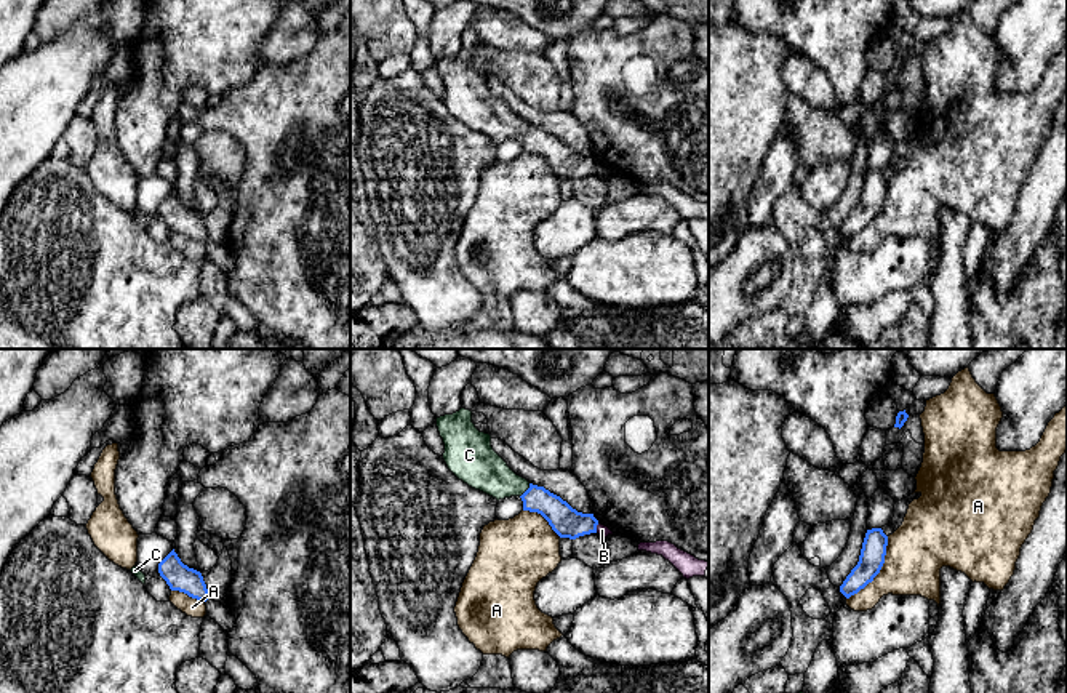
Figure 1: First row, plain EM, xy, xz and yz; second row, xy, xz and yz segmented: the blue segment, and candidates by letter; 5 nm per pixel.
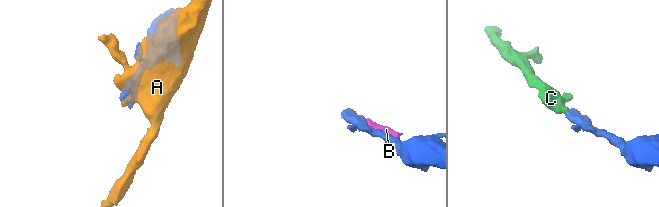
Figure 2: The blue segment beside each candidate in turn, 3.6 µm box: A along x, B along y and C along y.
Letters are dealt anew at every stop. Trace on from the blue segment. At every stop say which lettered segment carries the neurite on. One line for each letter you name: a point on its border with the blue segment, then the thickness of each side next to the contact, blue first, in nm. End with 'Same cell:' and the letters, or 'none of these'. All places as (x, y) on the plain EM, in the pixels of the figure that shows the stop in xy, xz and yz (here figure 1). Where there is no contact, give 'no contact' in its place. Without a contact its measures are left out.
C: contact xz (527, 132); calibres 150 and 220 nm
Same cell: C

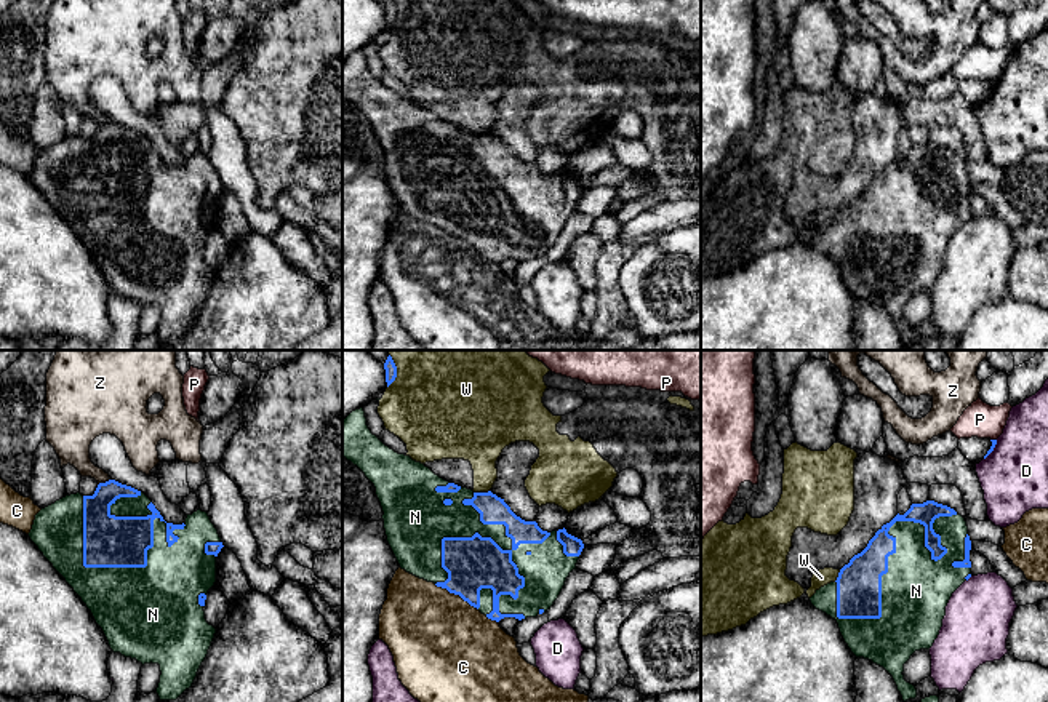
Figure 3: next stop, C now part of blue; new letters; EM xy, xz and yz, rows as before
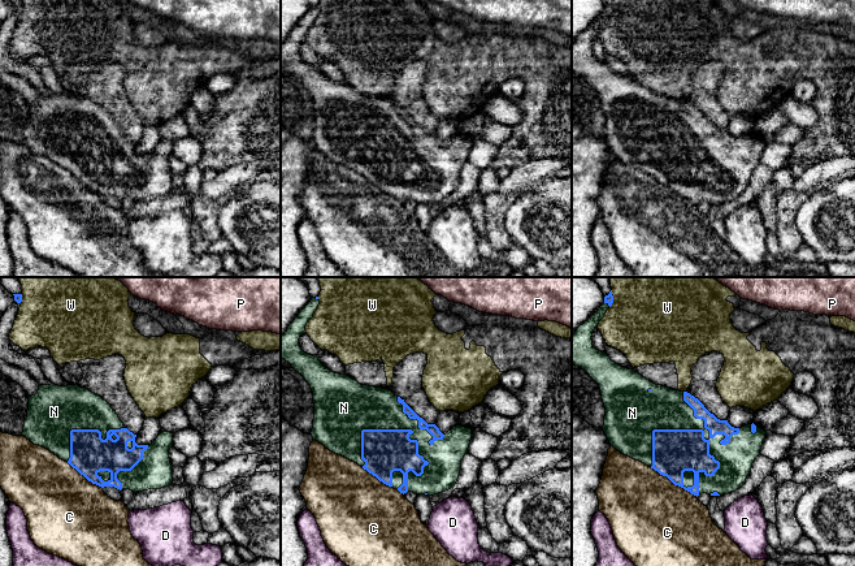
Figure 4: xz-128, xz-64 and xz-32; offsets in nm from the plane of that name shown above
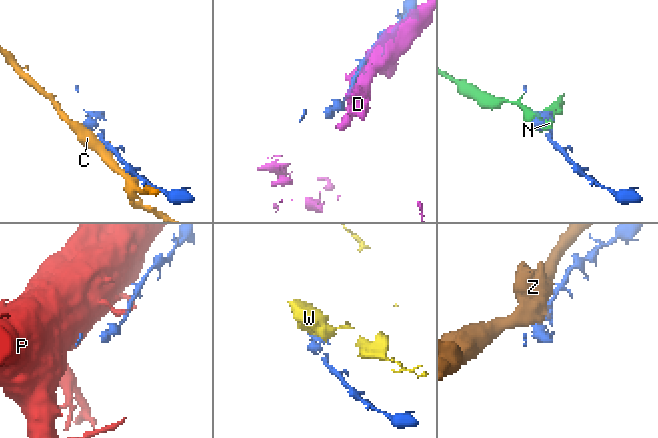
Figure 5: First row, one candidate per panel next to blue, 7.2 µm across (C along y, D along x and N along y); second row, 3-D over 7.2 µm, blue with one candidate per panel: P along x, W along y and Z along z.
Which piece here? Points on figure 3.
N: contact xz (511, 202); calibres 280 and 220 nm
Same cell: N

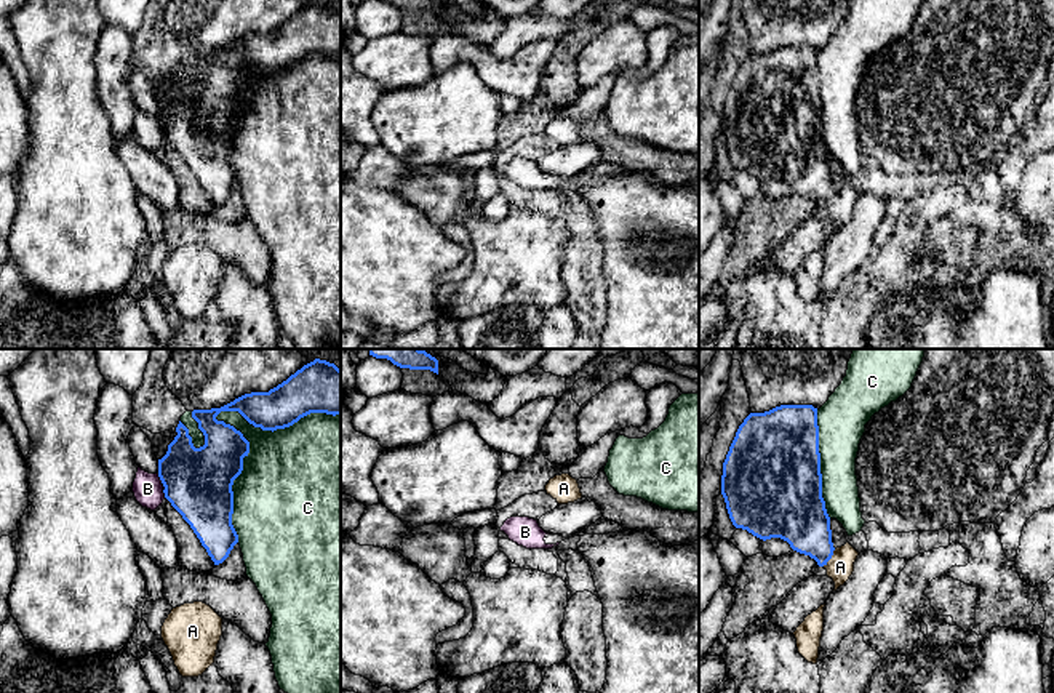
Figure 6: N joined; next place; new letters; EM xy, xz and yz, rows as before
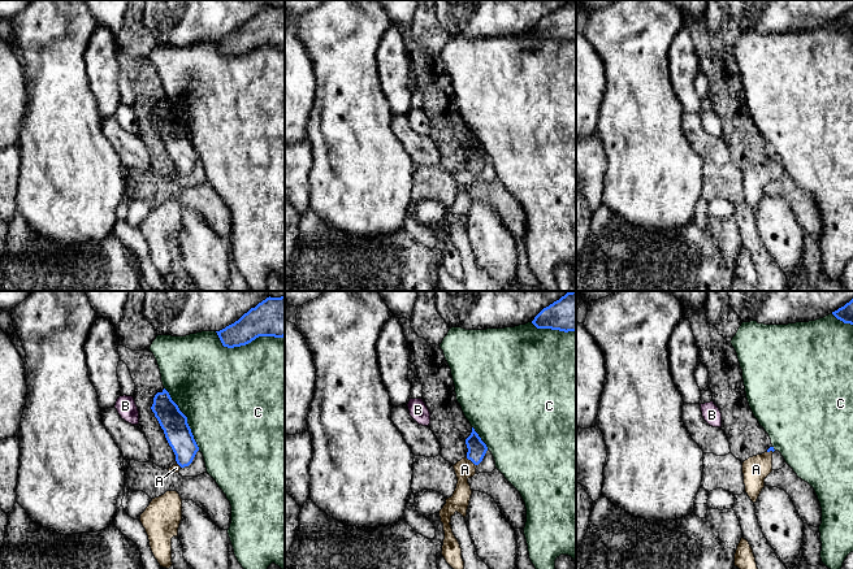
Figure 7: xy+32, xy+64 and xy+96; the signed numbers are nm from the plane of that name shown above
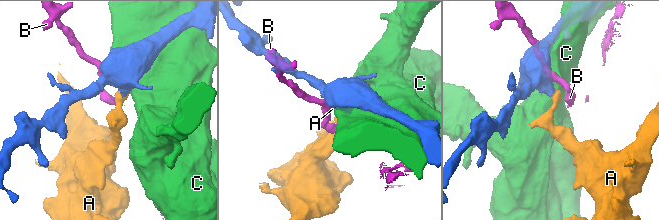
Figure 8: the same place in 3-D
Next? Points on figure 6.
Same cell: none of these

